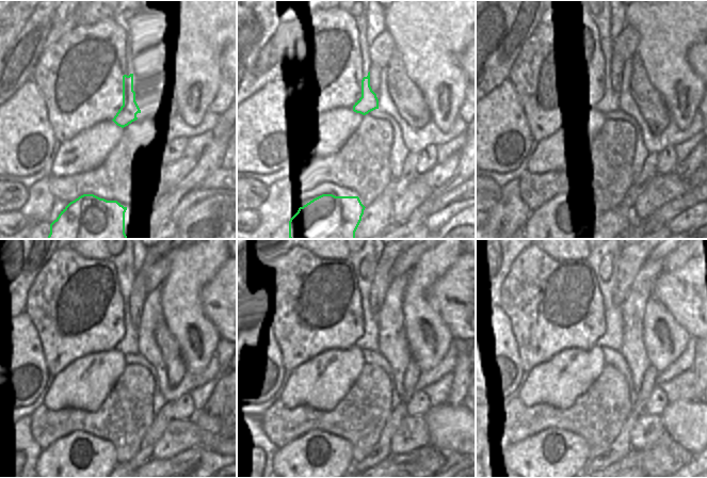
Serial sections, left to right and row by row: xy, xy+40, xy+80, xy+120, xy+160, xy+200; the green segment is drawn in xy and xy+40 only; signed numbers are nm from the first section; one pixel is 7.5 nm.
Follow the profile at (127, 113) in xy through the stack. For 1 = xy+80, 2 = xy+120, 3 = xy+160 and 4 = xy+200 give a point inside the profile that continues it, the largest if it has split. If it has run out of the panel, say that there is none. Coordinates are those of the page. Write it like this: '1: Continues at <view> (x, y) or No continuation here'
1: Continues at xy+80 (608, 102)
2: Continues at xy+120 (128, 345)
3: Continues at xy+160 (368, 339)
4: Continues at xy+200 (606, 340)

